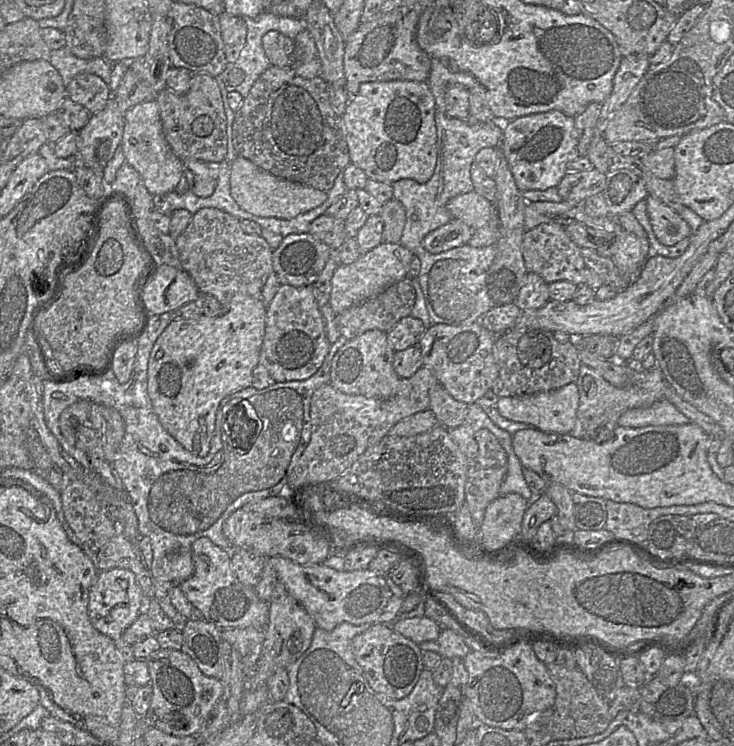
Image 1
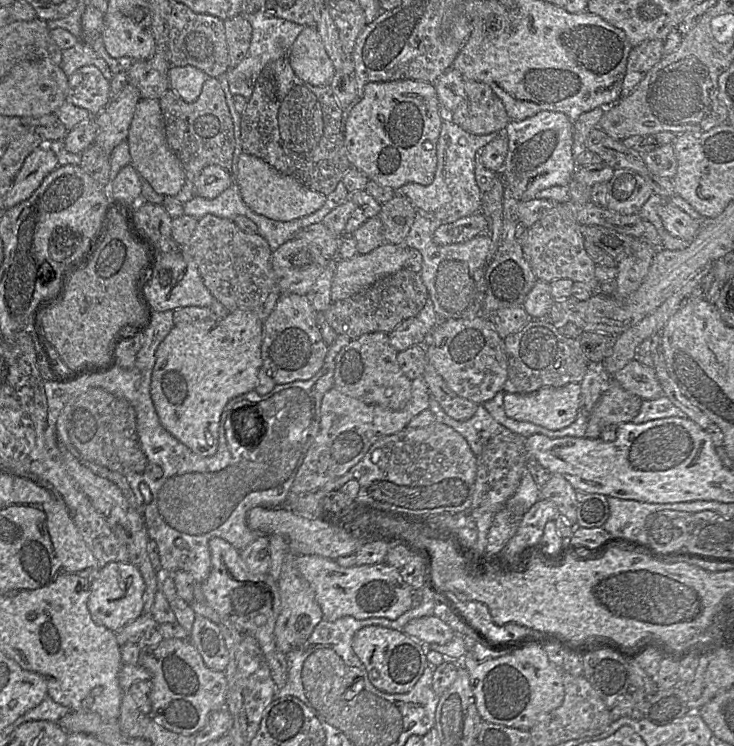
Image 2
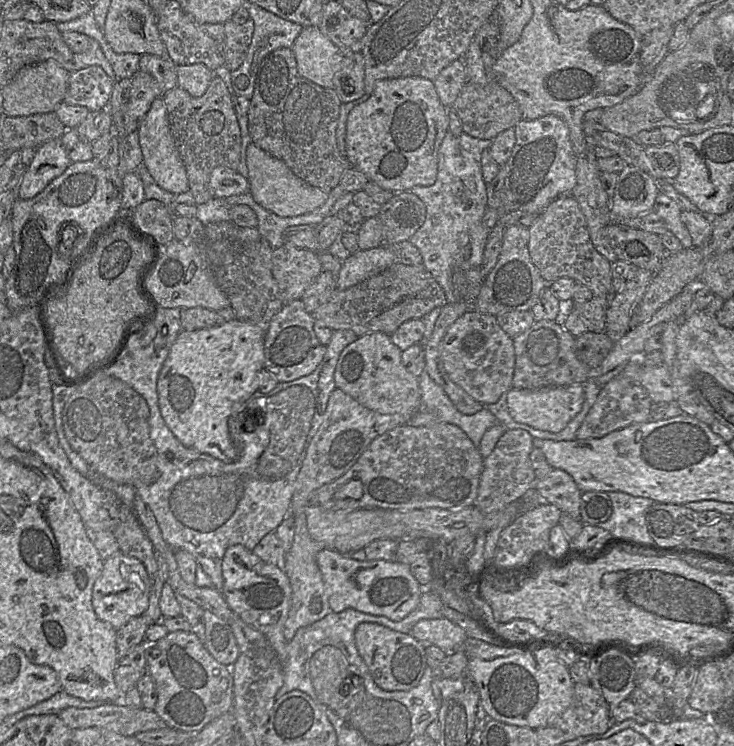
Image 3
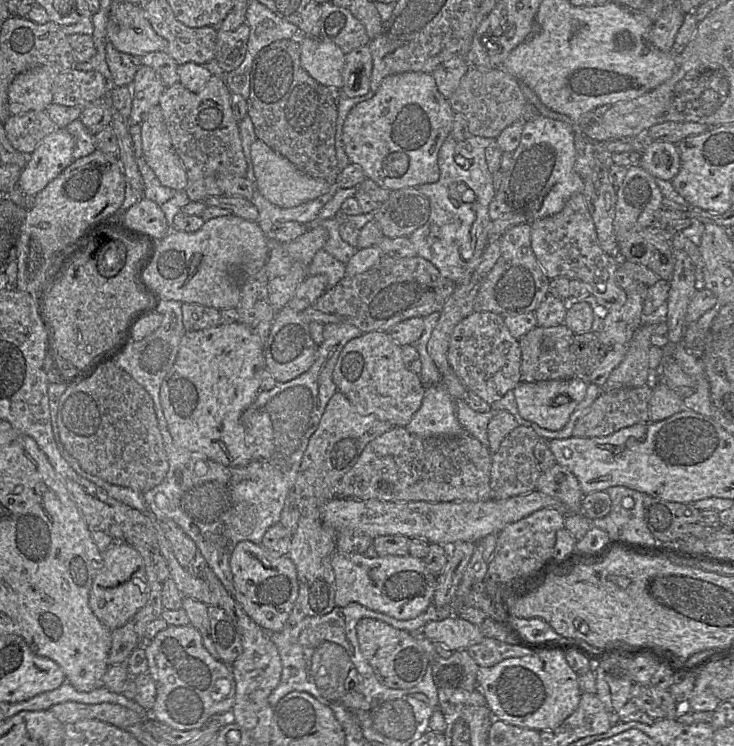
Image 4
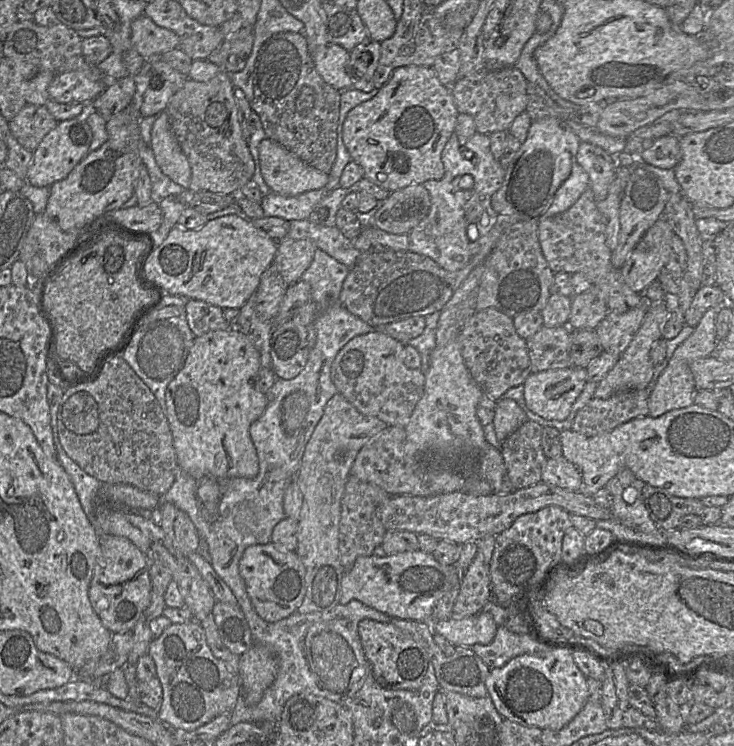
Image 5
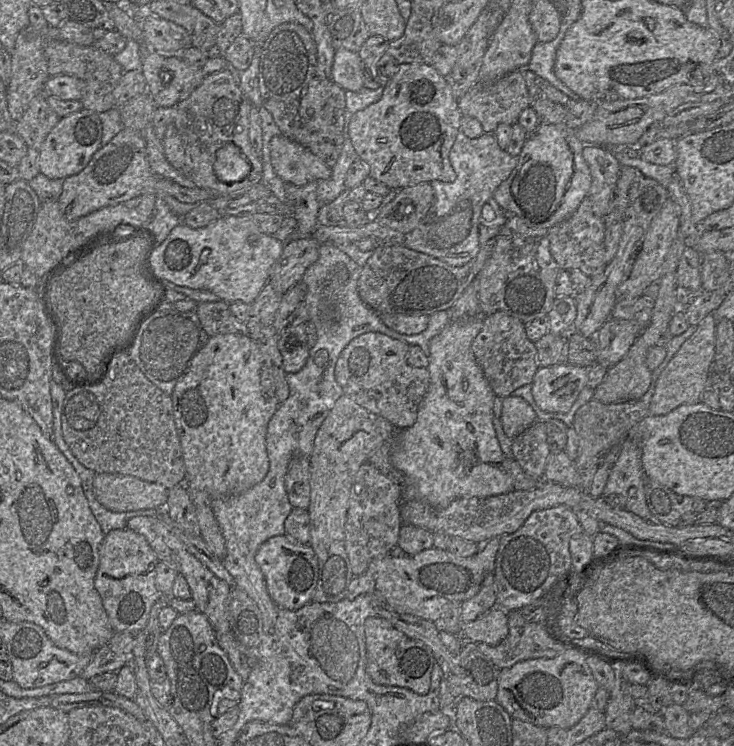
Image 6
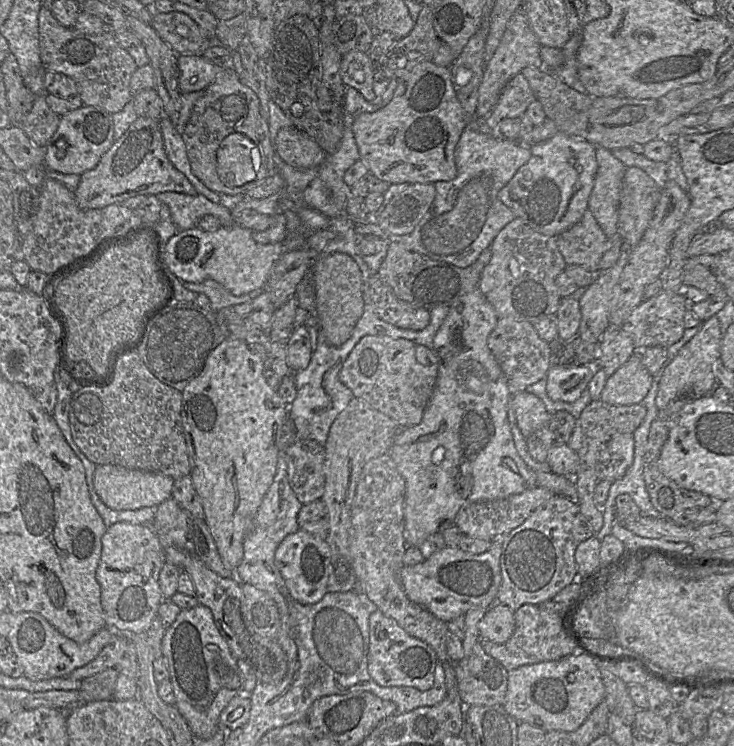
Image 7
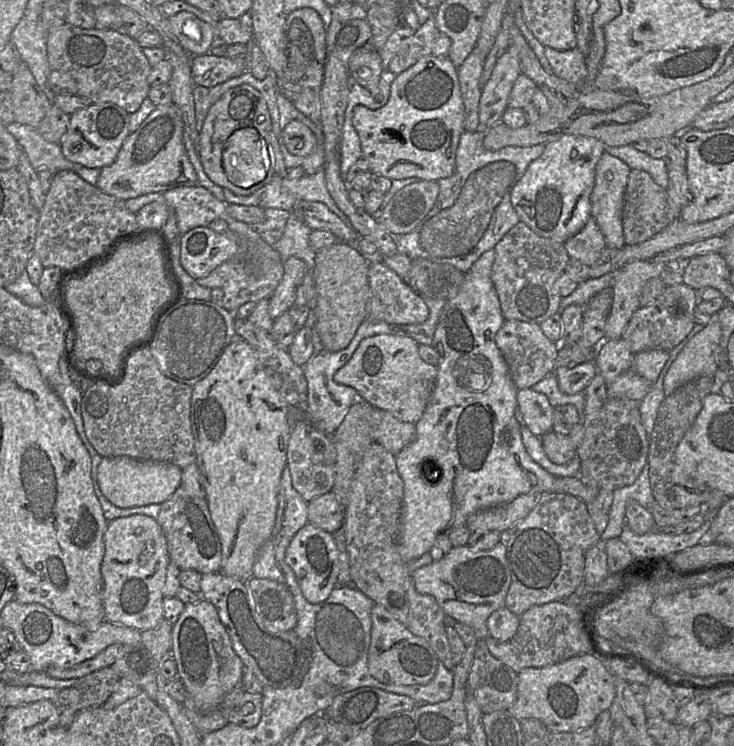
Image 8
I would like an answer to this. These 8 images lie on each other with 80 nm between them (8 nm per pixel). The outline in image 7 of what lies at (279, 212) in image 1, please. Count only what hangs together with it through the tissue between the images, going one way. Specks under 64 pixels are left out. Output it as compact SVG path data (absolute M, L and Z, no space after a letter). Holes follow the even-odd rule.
M293 126L281 129L274 141L275 153L294 168L319 167L326 154L309 136Z

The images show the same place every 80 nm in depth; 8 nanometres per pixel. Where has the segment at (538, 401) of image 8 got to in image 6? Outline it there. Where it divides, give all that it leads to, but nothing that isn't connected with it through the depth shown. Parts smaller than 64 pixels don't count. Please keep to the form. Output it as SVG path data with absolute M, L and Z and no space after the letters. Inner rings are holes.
M509 396L503 399L501 423L509 438L514 439L537 421L536 412L523 398Z

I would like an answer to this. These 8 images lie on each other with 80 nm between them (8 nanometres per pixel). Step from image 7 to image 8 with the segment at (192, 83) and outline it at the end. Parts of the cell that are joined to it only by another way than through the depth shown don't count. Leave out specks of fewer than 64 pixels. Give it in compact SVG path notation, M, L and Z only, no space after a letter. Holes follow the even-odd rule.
M210 52L192 56L190 64L195 86L212 87L233 77L240 76L247 70L244 61L216 56Z

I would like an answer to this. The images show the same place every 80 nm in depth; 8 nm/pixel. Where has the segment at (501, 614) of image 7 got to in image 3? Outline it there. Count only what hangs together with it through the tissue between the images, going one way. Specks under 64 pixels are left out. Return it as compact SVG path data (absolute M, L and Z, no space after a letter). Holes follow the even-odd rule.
M445 618L420 620L410 633L418 641L428 641L442 650L460 649L468 638L465 631Z

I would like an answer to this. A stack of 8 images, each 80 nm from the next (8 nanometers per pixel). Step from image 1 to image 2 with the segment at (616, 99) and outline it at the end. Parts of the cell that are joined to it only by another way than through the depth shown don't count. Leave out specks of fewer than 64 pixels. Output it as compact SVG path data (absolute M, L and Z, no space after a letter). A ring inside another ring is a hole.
M646 40L633 47L627 59L621 97L628 96L647 72L663 57L663 40Z

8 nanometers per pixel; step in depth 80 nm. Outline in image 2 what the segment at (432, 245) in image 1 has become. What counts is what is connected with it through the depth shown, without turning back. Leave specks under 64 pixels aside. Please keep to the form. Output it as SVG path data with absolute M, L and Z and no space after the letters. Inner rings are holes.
M479 212L437 228L433 241L439 246L463 243L481 233L489 234L488 217Z

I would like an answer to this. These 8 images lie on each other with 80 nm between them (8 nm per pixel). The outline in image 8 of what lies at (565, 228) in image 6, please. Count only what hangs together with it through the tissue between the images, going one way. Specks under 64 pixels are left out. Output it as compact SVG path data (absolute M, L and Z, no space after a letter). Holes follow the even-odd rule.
M592 216L585 226L563 243L570 259L593 265L606 247L604 237Z

